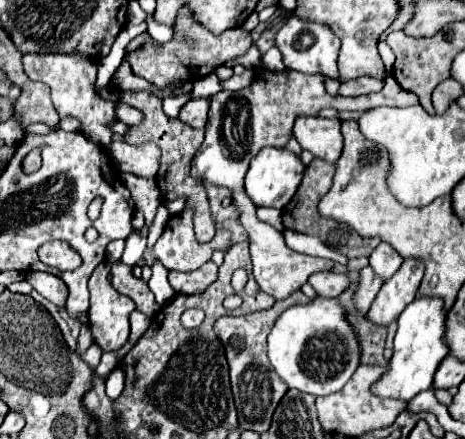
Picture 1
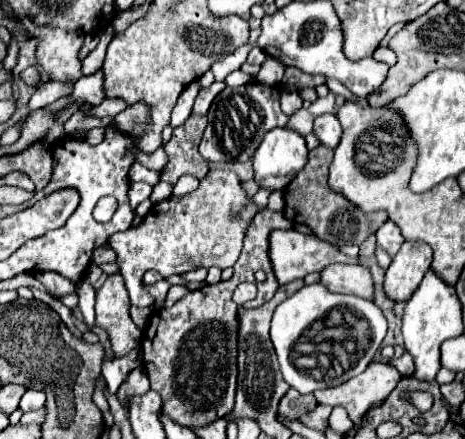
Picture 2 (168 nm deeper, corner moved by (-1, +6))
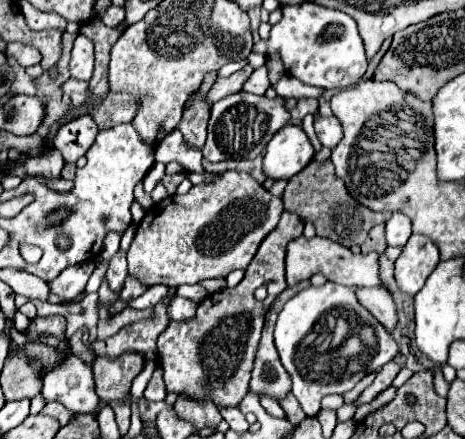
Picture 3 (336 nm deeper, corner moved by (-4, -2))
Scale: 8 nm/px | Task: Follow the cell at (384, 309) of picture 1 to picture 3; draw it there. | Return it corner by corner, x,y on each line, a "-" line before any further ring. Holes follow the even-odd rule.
413,234
395,262
395,280
405,294
415,296
423,288
427,276
437,268
437,264
437,244
427,236

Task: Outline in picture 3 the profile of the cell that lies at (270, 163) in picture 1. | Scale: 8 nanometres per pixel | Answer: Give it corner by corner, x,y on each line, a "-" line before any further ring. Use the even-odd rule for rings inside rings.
287,124
283,126
267,144
263,158
263,172
267,178
289,180
301,172
313,156
313,146
301,126

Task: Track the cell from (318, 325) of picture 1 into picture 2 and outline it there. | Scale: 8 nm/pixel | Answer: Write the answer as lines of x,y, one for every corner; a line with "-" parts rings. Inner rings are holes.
322,284
304,286
294,296
286,298
276,308
270,328
270,340
274,344
282,376
300,394
340,386
364,372
378,352
384,336
386,320
374,302
328,292
-
336,308
352,312
352,320
330,318
330,312

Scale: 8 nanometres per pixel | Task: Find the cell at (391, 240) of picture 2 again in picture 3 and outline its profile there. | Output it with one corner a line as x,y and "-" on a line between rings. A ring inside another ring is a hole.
395,212
391,216
391,220
387,222
387,242
389,246
403,246
409,236
411,236
411,220
401,214
401,212

